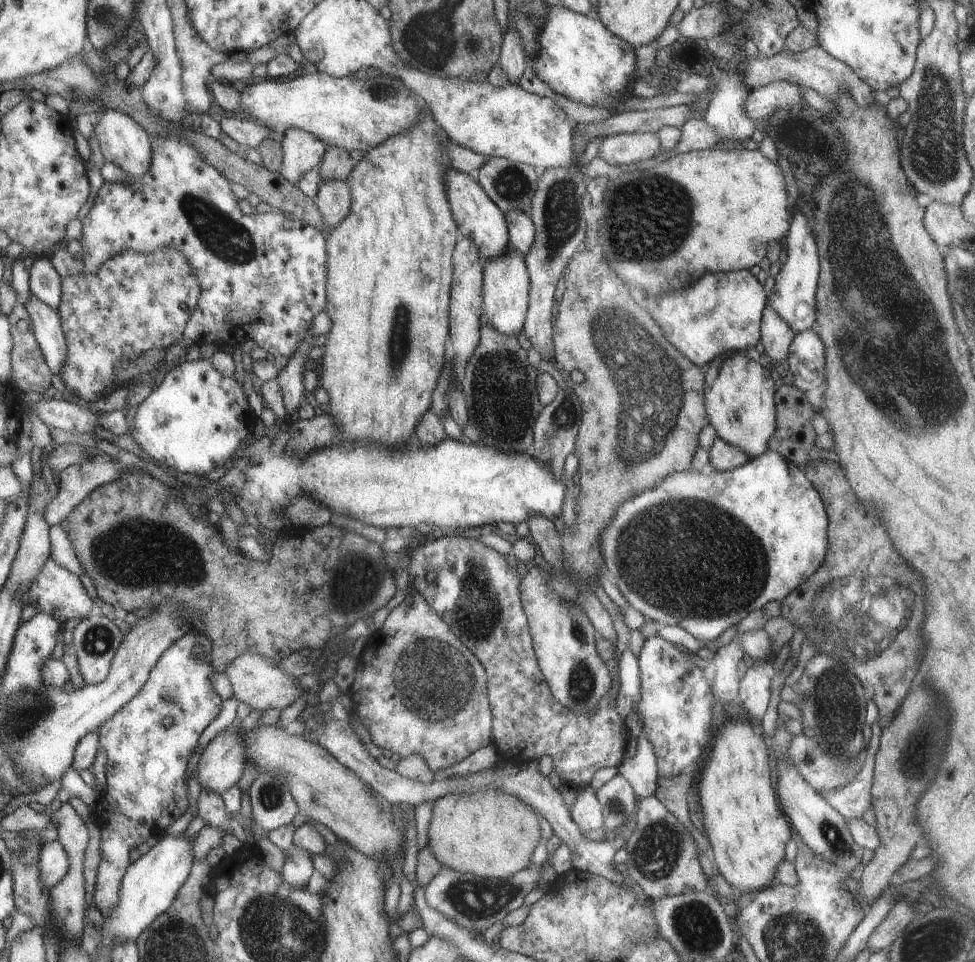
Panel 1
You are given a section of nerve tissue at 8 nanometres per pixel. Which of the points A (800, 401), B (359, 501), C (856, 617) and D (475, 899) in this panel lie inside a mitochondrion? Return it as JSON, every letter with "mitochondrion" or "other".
{"A":"other","B":"other","C":"mitochondrion","D":"mitochondrion"}

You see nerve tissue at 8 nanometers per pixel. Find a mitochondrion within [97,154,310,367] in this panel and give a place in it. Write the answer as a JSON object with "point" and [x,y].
{"point":[229,240]}

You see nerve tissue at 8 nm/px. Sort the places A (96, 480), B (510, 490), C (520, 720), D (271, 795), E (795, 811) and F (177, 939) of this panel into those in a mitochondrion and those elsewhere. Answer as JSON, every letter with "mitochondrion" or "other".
{"A":"other","B":"other","C":"other","D":"mitochondrion","E":"other","F":"mitochondrion"}

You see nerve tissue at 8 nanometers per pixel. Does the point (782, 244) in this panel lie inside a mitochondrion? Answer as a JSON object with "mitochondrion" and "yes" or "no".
{"mitochondrion":"no"}

